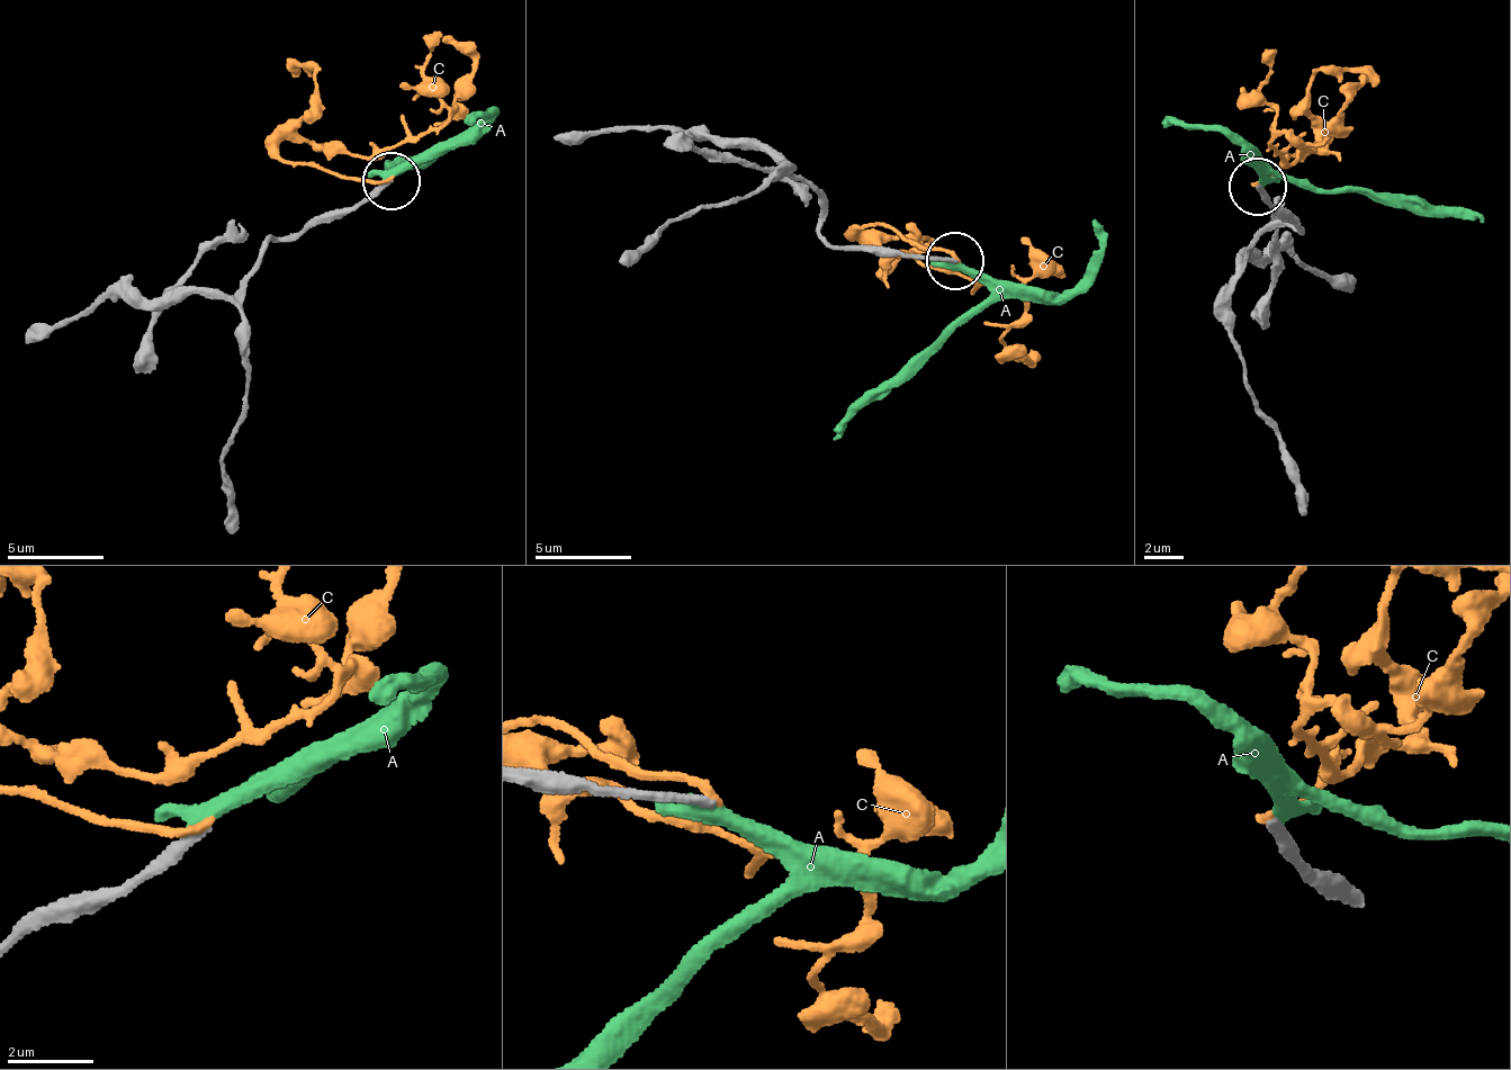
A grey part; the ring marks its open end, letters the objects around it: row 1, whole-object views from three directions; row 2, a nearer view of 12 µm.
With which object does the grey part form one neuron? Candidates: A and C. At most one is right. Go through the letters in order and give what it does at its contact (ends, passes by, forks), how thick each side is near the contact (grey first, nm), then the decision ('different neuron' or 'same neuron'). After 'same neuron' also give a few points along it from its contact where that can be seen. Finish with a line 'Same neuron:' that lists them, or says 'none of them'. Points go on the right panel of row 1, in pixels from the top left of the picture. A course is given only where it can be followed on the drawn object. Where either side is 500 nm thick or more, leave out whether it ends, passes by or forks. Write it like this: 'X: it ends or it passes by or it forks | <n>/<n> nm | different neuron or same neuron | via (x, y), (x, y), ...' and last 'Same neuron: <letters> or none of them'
A: it passes by | 280/320 nm | different neuron
C: it ends | 240/200 nm | different neuron
Same neuron: none of them

